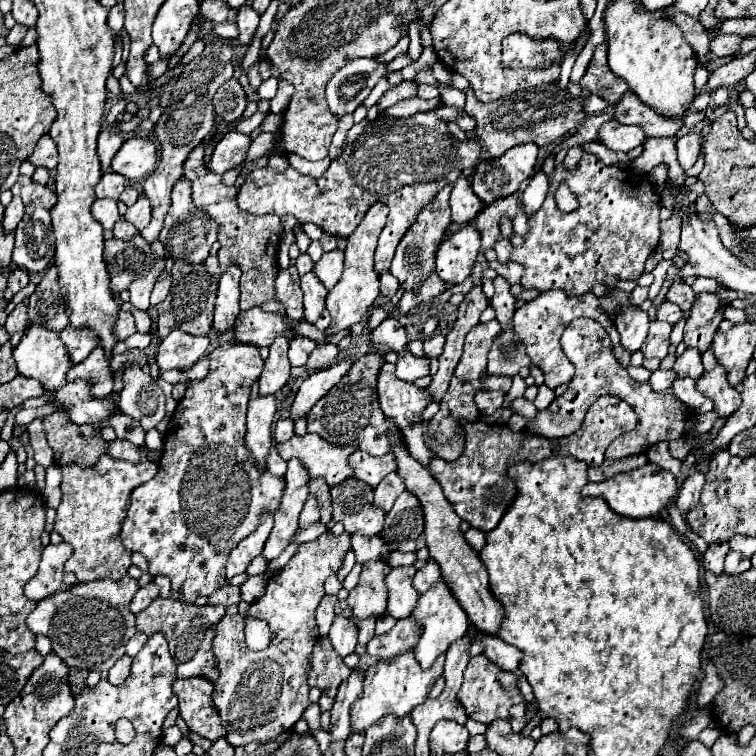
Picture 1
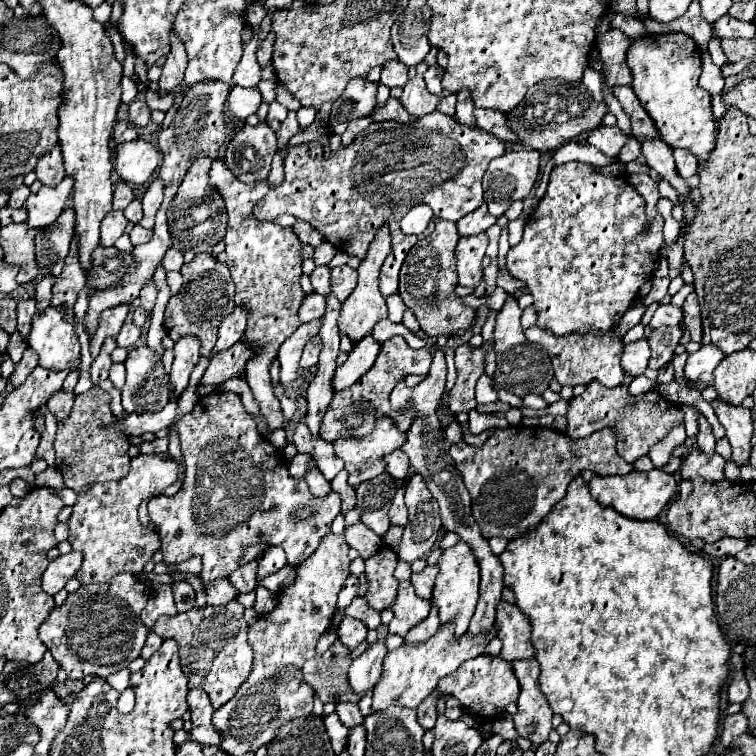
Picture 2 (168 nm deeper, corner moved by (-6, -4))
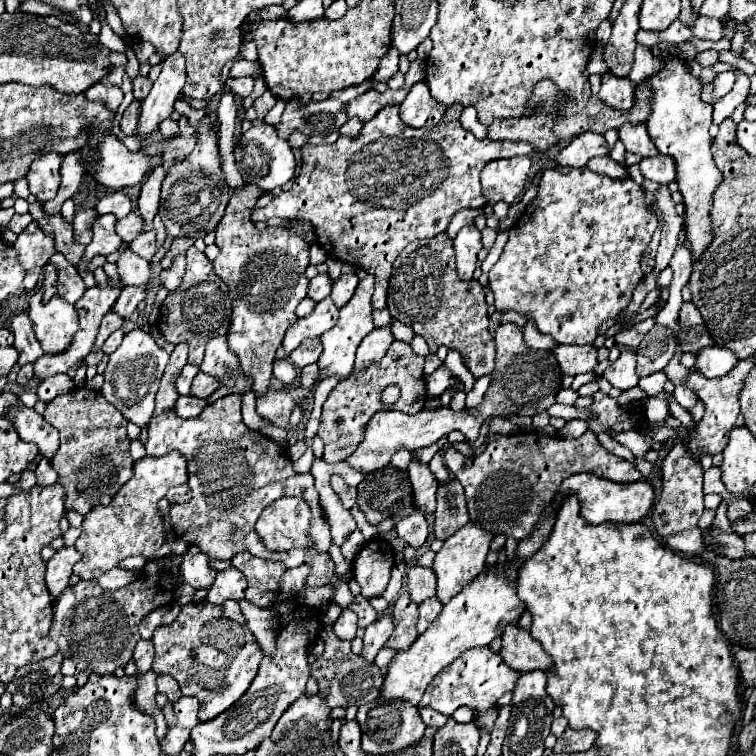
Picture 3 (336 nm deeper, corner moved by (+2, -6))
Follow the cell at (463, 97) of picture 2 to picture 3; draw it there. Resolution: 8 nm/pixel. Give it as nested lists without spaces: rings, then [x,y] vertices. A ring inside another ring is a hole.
[[[466,106],[460,114],[460,124],[472,132],[476,138],[486,138],[486,128],[478,122],[478,116],[476,116],[476,108],[474,106]]]

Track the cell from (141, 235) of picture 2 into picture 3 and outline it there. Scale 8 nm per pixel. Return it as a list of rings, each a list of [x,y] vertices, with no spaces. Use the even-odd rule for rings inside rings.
[[[154,230],[138,234],[138,236],[130,242],[130,250],[136,252],[138,256],[154,256],[154,252],[156,252],[156,244],[154,244],[154,236],[152,236],[152,232],[154,232]]]

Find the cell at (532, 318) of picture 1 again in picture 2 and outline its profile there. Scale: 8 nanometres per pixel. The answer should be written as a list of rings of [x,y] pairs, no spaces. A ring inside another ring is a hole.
[[[532,326],[526,330],[526,338],[530,342],[538,342],[544,346],[544,350],[548,352],[552,366],[554,366],[554,374],[556,380],[566,386],[566,384],[590,384],[590,382],[600,382],[604,386],[618,386],[626,374],[622,374],[622,366],[620,366],[620,356],[622,356],[622,340],[620,338],[612,338],[612,332],[604,334],[604,336],[594,336],[594,334],[586,334],[580,336],[578,332],[570,334],[570,336],[554,336],[538,326]]]

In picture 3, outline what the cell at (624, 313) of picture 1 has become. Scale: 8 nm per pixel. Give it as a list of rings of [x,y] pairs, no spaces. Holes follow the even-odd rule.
[[[622,350],[618,360],[612,362],[612,366],[602,374],[614,388],[628,390],[638,384],[638,374],[636,374],[636,352],[632,350]]]

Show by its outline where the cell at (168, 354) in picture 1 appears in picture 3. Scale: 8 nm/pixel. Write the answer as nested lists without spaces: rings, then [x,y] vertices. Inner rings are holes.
[[[176,344],[156,394],[154,418],[148,426],[146,440],[146,454],[164,456],[176,450],[186,458],[188,464],[188,486],[192,490],[192,500],[186,504],[172,504],[168,508],[174,534],[186,544],[198,546],[212,560],[230,560],[238,552],[250,552],[266,560],[280,560],[284,562],[284,566],[294,568],[304,562],[302,550],[268,550],[262,538],[256,534],[254,524],[258,520],[258,514],[272,500],[278,500],[282,496],[298,496],[312,506],[314,526],[310,528],[310,534],[314,545],[320,552],[328,552],[331,545],[330,530],[326,518],[326,523],[320,524],[324,522],[324,508],[320,506],[320,494],[314,490],[314,478],[310,474],[296,476],[286,450],[282,450],[268,436],[258,436],[242,422],[242,397],[239,394],[230,394],[212,402],[196,418],[178,418],[168,412],[168,406],[174,406],[179,397],[176,378],[180,376],[186,358],[188,344]],[[288,464],[290,470],[286,470]]]

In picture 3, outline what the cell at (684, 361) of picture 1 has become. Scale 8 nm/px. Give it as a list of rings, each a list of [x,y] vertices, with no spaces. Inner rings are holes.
[[[710,346],[698,352],[696,356],[696,370],[704,374],[706,378],[718,378],[730,372],[730,368],[738,362],[730,350],[720,348],[720,346]]]

